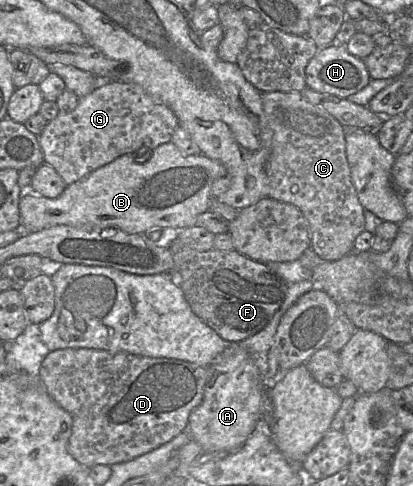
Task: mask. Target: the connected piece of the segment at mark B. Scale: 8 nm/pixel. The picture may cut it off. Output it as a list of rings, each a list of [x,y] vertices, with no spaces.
[[[171,141],[155,148],[151,155],[143,152],[145,151],[139,150],[116,158],[68,185],[58,198],[50,199],[25,190],[19,201],[20,228],[23,232],[37,232],[56,225],[68,225],[82,228],[115,228],[128,234],[145,234],[153,229],[182,230],[195,226],[198,216],[209,210],[213,181],[227,175],[224,165],[203,154],[183,155]]]

